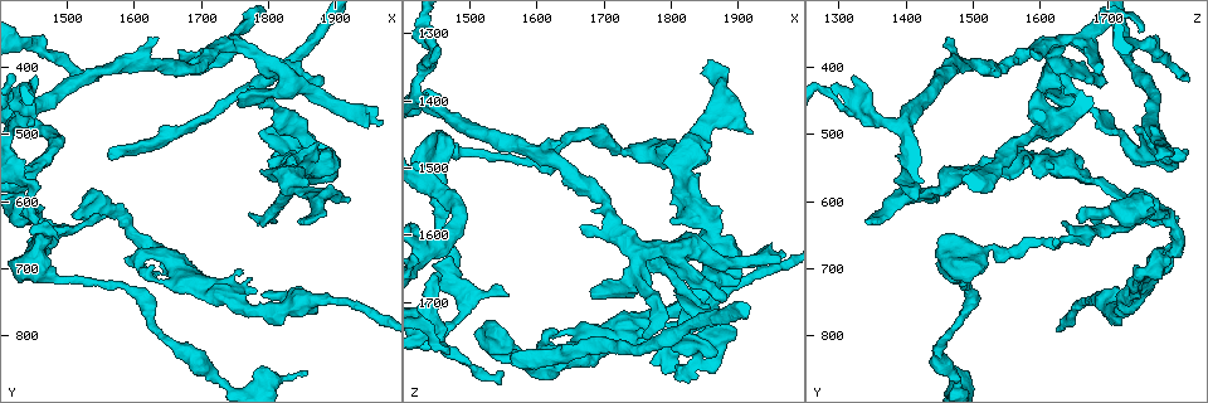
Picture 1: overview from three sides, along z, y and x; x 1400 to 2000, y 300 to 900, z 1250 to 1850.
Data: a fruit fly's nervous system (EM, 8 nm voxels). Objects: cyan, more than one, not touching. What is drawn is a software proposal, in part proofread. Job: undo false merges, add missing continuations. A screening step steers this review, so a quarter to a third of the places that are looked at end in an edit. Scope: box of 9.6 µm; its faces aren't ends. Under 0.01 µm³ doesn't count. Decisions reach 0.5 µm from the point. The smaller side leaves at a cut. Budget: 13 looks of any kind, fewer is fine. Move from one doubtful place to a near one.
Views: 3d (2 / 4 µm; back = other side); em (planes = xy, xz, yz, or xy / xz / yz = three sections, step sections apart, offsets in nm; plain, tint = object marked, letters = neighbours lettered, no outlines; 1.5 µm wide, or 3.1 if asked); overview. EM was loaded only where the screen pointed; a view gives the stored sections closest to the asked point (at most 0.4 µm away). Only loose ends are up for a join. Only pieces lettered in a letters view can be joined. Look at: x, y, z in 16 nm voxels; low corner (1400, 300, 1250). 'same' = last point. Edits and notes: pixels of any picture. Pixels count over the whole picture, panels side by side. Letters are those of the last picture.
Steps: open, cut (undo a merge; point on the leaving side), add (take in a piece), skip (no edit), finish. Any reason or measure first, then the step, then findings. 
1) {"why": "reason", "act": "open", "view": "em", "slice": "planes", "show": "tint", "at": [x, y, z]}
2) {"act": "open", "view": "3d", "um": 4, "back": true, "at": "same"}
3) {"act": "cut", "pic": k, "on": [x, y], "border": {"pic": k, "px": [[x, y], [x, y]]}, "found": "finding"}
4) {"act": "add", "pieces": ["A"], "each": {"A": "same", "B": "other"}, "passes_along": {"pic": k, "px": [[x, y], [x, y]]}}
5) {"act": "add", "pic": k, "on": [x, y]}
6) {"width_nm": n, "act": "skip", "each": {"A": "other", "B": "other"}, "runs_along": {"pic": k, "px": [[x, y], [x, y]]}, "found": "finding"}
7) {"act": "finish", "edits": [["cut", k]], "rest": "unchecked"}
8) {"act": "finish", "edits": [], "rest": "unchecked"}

{"why": "branch stops here", "act": "open", "view": "em", "slice": "planes", "show": "plain", "at": [1900, 535, 1665]}

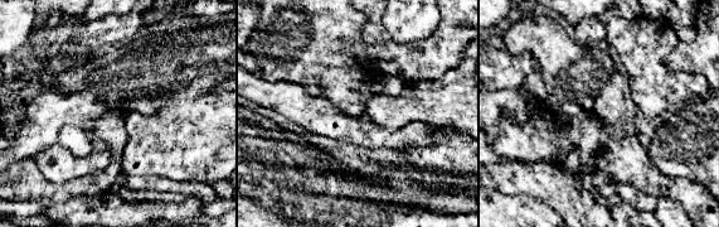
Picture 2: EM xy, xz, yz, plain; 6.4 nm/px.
{"act": "open", "view": "em", "slice": "planes", "show": "tint", "at": "same"}

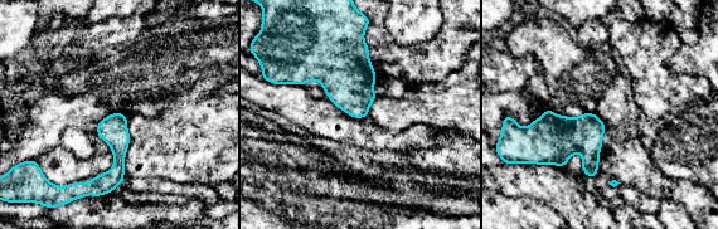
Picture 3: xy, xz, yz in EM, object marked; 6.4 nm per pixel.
{"act": "open", "view": "em", "slice": "planes", "show": "letters", "at": "same"}

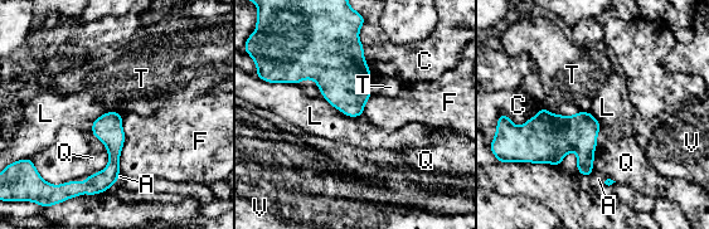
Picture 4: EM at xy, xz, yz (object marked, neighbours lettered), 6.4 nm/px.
{"act": "skip", "each": {"A": "other", "C": "other", "F": "other", "L": "other", "Q": "other", "T": "other", "V": "other"}, "found": "none of them fits"}

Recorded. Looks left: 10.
{"why": "sharp bend", "act": "open", "view": "3d", "um": 4, "back": true, "at": [1845, 530, 1765]}

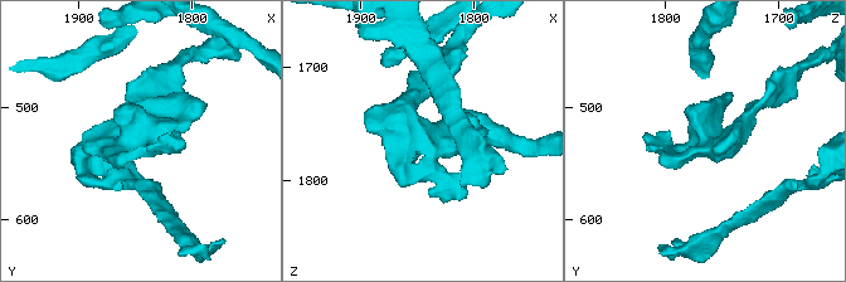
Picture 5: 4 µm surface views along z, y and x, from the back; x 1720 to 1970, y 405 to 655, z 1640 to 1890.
{"act": "open", "view": "em", "slice": "planes", "show": "letters", "at": [1850, 528, 1762]}

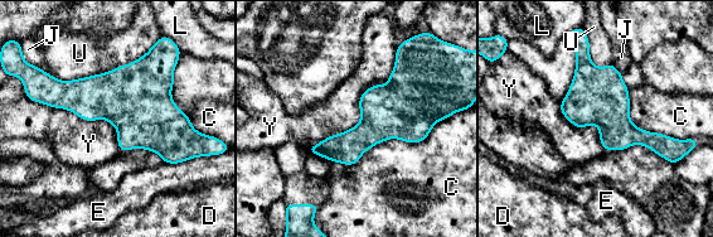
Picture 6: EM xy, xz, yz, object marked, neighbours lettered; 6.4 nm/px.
{"act": "skip", "each": {"C": "other", "D": "other", "E": "other", "J": "other", "L": "other", "U": "other", "Y": "other"}, "border": {"pic": 6, "px": [[469, 107], [333, 163]]}, "found": "one cell here"}

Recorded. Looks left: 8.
{"why": "an open end", "act": "open", "view": "em", "slice": "xz", "step": 8, "show": "tint", "at": [1920, 595, 1450]}

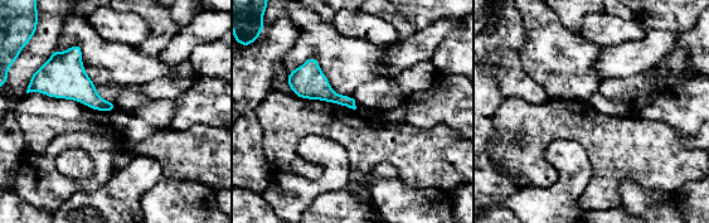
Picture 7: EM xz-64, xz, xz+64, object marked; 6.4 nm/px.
{"act": "open", "view": "em", "slice": "xz", "step": 8, "show": "letters", "at": "same"}

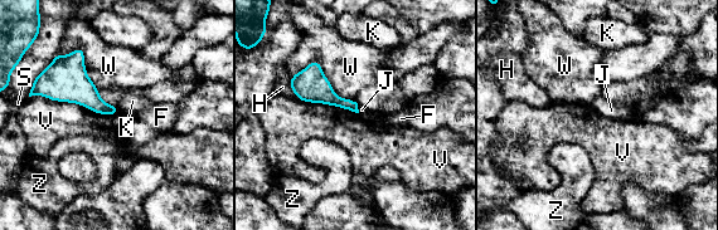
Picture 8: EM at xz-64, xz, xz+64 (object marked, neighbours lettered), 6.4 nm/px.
{"longest_contact_nm": ["V", 460], "act": "skip", "each": {"F": "other", "H": "other", "J": "other", "K": "other", "S": "other", "V": "other", "W": "other", "Z": "other"}, "found": "no lettered piece goes on from it"}

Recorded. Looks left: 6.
{"why": "branch stops here", "act": "open", "view": "3d", "um": 4, "back": true, "at": [1870, 515, 1560]}

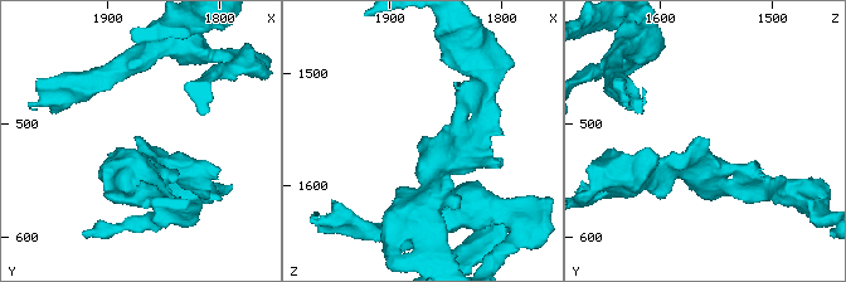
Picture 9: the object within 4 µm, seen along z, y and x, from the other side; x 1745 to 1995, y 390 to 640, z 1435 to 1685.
{"why": "now the EM", "act": "open", "view": "em", "slice": "planes", "show": "plain", "at": [1874, 516, 1562]}

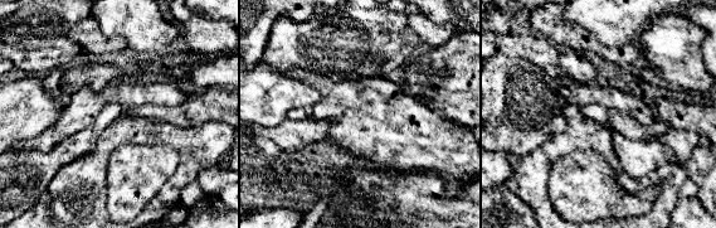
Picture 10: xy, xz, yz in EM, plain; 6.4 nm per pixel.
{"act": "open", "view": "em", "slice": "planes", "show": "letters", "at": "same"}

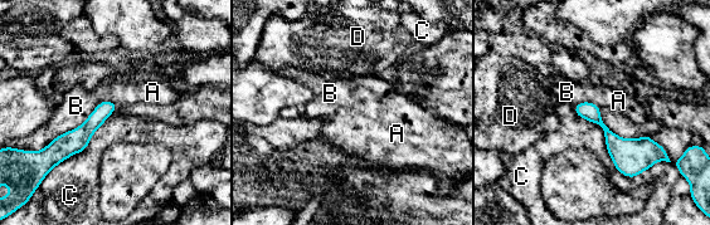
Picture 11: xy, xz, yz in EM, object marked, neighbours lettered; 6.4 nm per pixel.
{"act": "skip", "each": {"A": "other", "B": "other", "C": "other", "D": "other"}, "found": "none of them fits"}

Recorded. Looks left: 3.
{"why": "sharp bend", "act": "open", "view": "em", "slice": "xz", "step": 8, "show": "tint", "at": [1615, 680, 1770]}

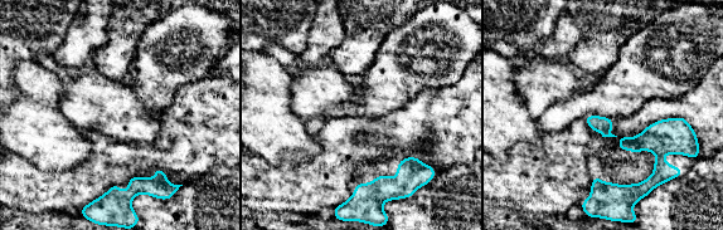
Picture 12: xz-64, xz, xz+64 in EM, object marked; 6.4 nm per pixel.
{"act": "open", "view": "em", "slice": "xz", "step": 8, "show": "letters", "at": "same"}

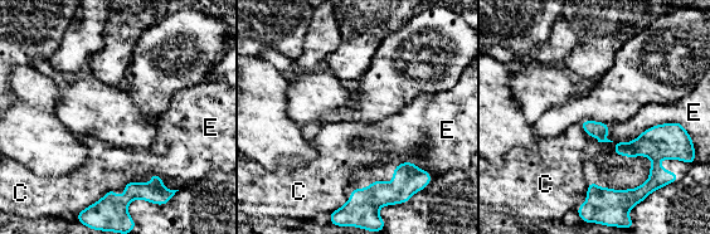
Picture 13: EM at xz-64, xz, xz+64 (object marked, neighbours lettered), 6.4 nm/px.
{"width_nm": 100, "longest_contact_nm": ["E", 500], "act": "skip", "each": {"C": "other", "E": "other"}, "found": "all the same cell"}

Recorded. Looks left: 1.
{"act": "finish", "edits": [], "rest": "unchecked"}

